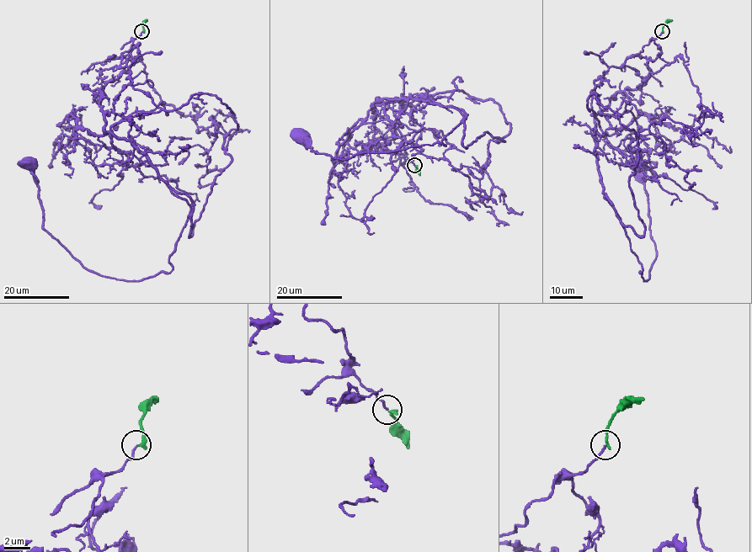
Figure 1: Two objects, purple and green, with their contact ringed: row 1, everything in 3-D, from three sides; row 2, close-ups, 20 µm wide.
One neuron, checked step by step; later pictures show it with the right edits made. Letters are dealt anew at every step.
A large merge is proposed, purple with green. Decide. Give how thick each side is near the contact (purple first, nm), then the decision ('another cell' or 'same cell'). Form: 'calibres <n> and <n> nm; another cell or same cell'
calibres 150 and 260 nm; same cell

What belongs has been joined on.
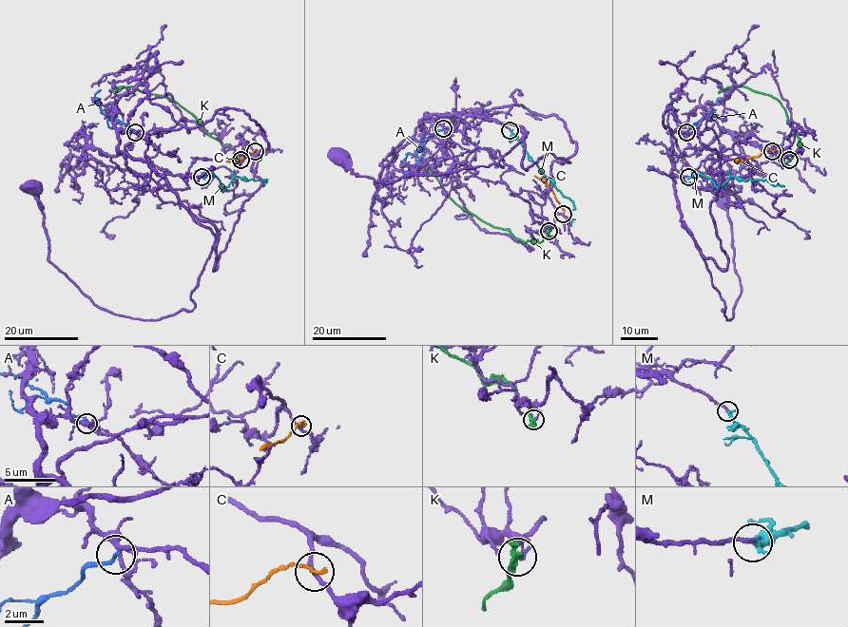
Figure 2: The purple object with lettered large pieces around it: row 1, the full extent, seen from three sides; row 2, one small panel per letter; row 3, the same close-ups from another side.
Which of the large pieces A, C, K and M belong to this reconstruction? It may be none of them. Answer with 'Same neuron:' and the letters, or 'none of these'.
Same neuron: M

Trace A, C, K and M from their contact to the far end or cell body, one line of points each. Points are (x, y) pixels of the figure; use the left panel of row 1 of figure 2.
A: (135, 132), (101, 110), (94, 98), (101, 89)
C: (255, 151), (245, 158), (226, 161)
K: (241, 161), (232, 146), (208, 134), (169, 99), (134, 85), (118, 86), (113, 92)
M: (202, 177), (212, 174), (223, 187), (234, 177), (247, 180), (266, 180), (263, 185)

